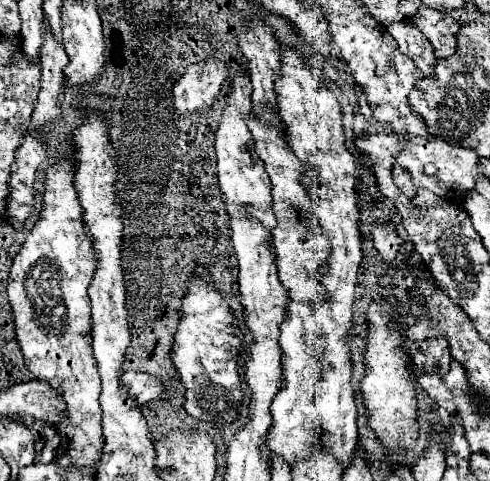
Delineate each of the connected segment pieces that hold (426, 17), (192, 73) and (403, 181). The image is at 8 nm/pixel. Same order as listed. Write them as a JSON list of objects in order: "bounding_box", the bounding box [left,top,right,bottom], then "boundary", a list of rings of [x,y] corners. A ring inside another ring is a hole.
[{"bounding_box":[412,5,460,59],"boundary":[[[422,5],[418,10],[418,15],[414,15],[412,23],[432,43],[438,59],[450,57],[454,53],[456,33],[460,25],[450,15]]]},{"bounding_box":[174,61,228,113],"boundary":[[[202,61],[188,67],[188,71],[176,81],[174,105],[178,113],[200,113],[210,107],[222,83],[228,79],[228,67],[218,61]]]},{"bounding_box":[392,165,418,199],"boundary":[[[394,165],[394,173],[392,173],[392,179],[394,179],[394,183],[398,185],[398,189],[400,189],[400,191],[402,191],[402,193],[404,193],[408,199],[412,199],[412,197],[416,195],[418,187],[414,187],[414,185],[412,185],[408,171],[406,171],[406,169],[402,169],[400,165]]]}]

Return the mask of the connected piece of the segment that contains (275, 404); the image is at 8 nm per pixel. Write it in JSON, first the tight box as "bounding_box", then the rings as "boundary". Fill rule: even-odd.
{"bounding_box":[268,301,322,465],"boundary":[[[288,301],[288,321],[282,323],[280,329],[280,345],[284,351],[282,365],[284,365],[284,381],[286,387],[274,397],[272,401],[272,431],[268,435],[268,449],[270,453],[278,453],[288,465],[294,465],[300,459],[310,457],[312,449],[312,431],[318,425],[316,417],[316,383],[320,381],[320,365],[318,355],[322,349],[322,327],[316,319],[316,309],[312,303],[296,303]]]}

